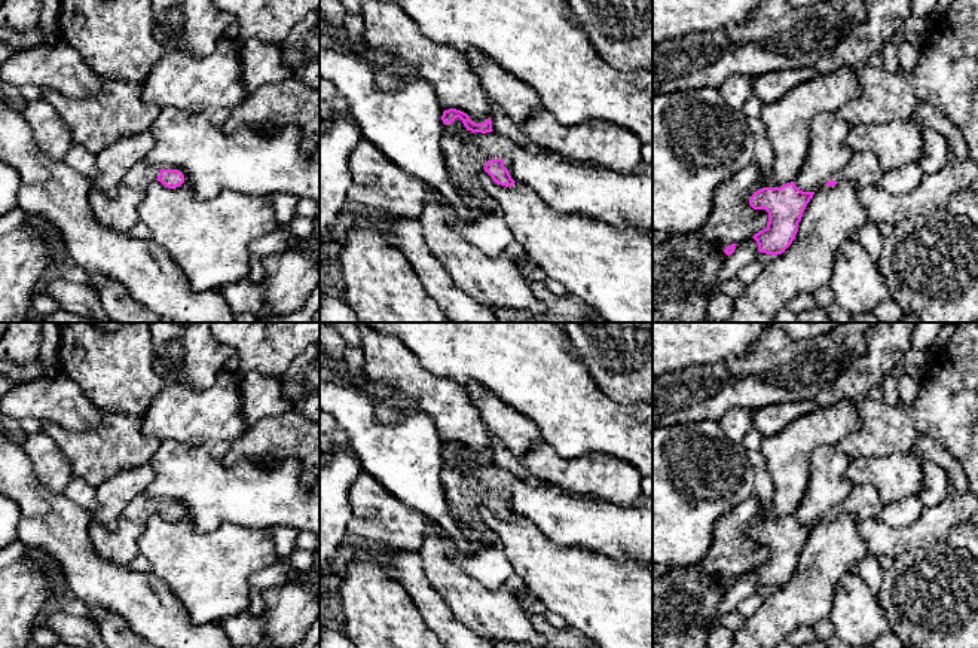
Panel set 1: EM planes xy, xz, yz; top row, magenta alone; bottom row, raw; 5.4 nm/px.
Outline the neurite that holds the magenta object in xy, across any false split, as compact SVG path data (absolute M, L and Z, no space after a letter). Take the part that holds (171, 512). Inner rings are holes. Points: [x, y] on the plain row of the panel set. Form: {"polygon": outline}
{"polygon": "M143 492L128 504L122 513L122 519L144 525L155 513L174 522L184 516L184 508L178 502L158 501Z"}

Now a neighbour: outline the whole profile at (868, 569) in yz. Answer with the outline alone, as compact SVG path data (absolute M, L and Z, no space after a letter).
M865 557L859 563L853 565L850 572L859 575L867 583L871 593L878 597L883 581L883 569L875 557Z

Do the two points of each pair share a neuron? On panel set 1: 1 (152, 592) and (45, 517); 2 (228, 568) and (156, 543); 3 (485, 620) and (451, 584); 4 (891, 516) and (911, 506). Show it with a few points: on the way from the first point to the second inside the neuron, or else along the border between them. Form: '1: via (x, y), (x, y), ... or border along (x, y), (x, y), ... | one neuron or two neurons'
1: via (125, 592), (115, 587), (72, 544) | one neuron
2: via (210, 568), (198, 568), (174, 549) | one neuron
3: via (477, 611), (460, 593) | one neuron
4: via (895, 514), (907, 509) | one neuron

